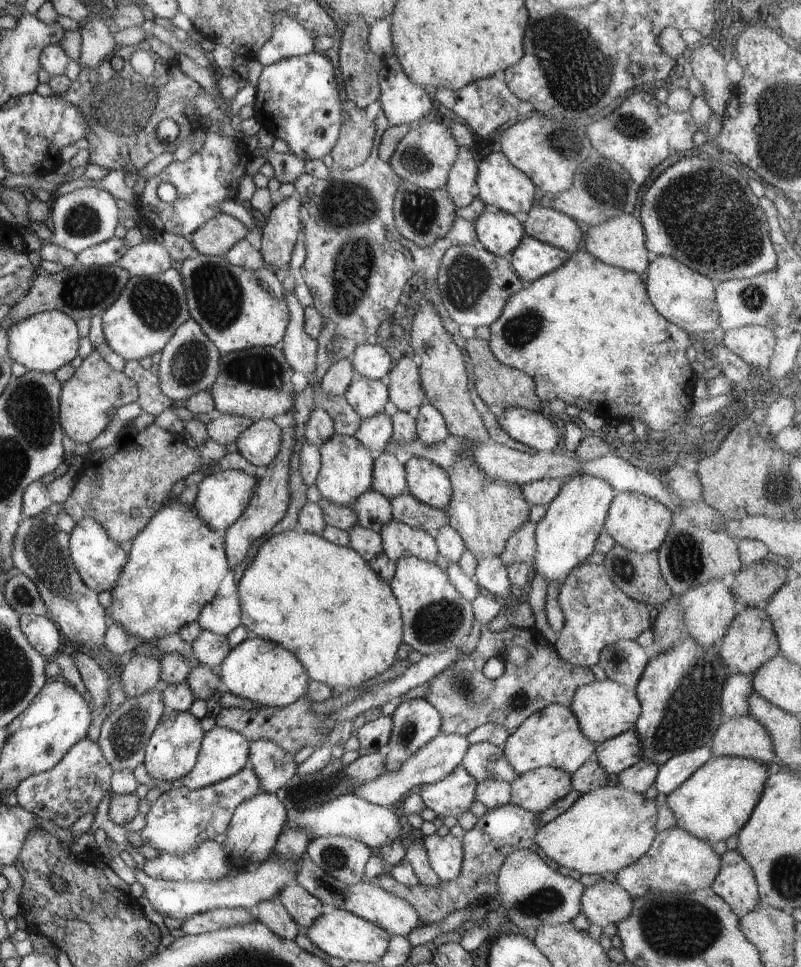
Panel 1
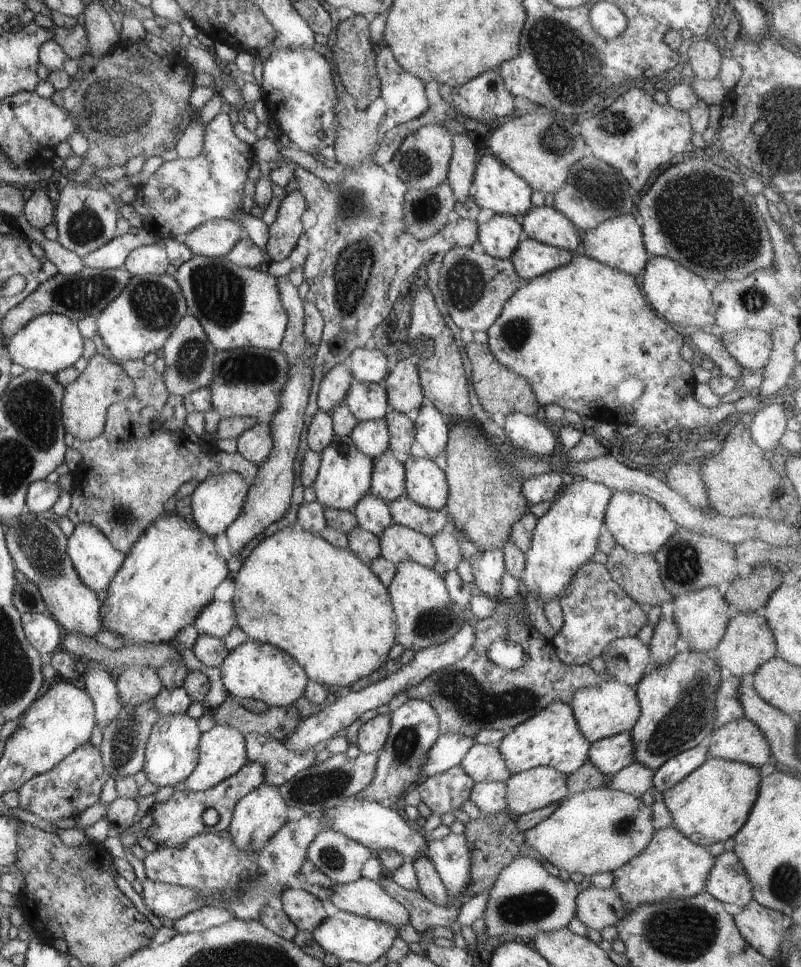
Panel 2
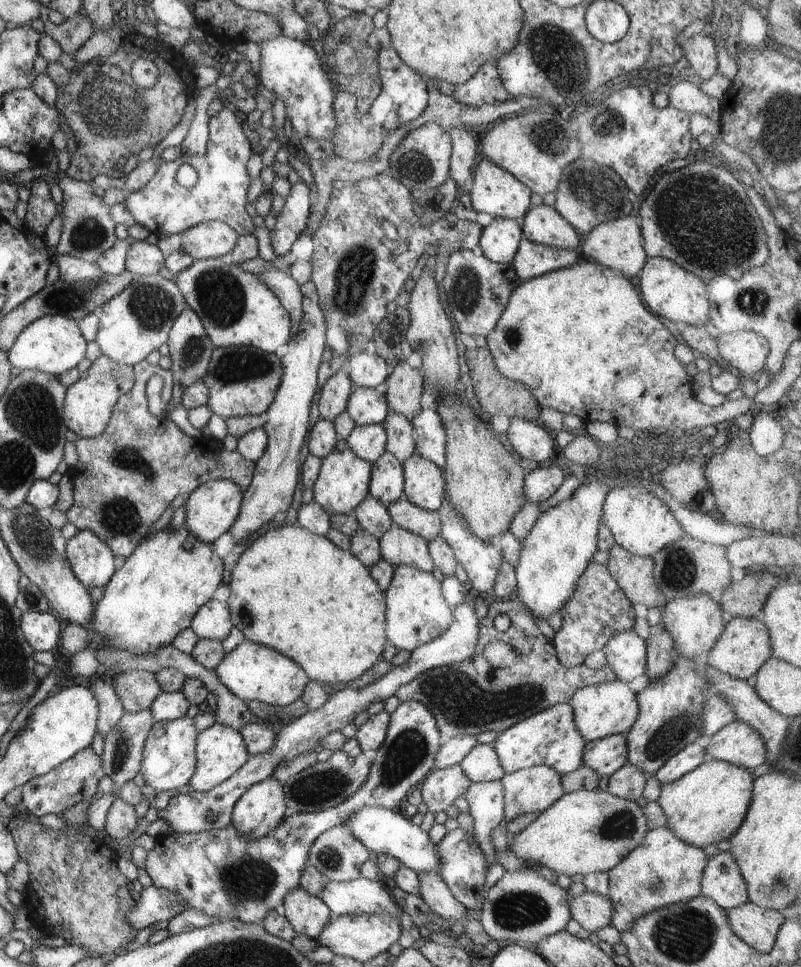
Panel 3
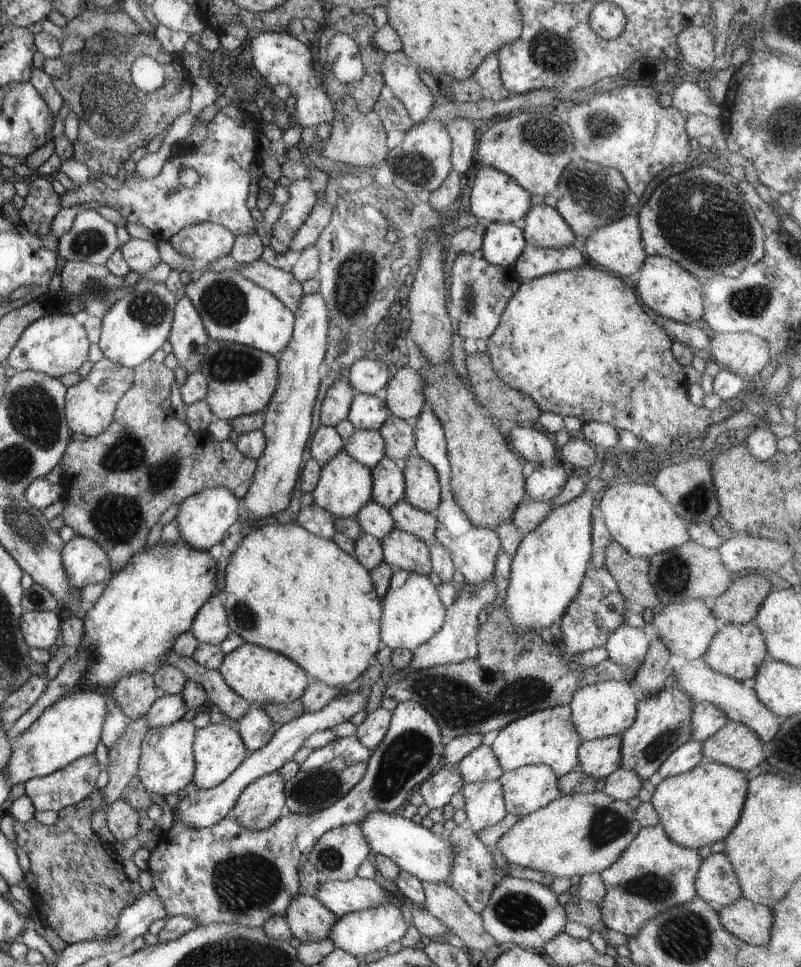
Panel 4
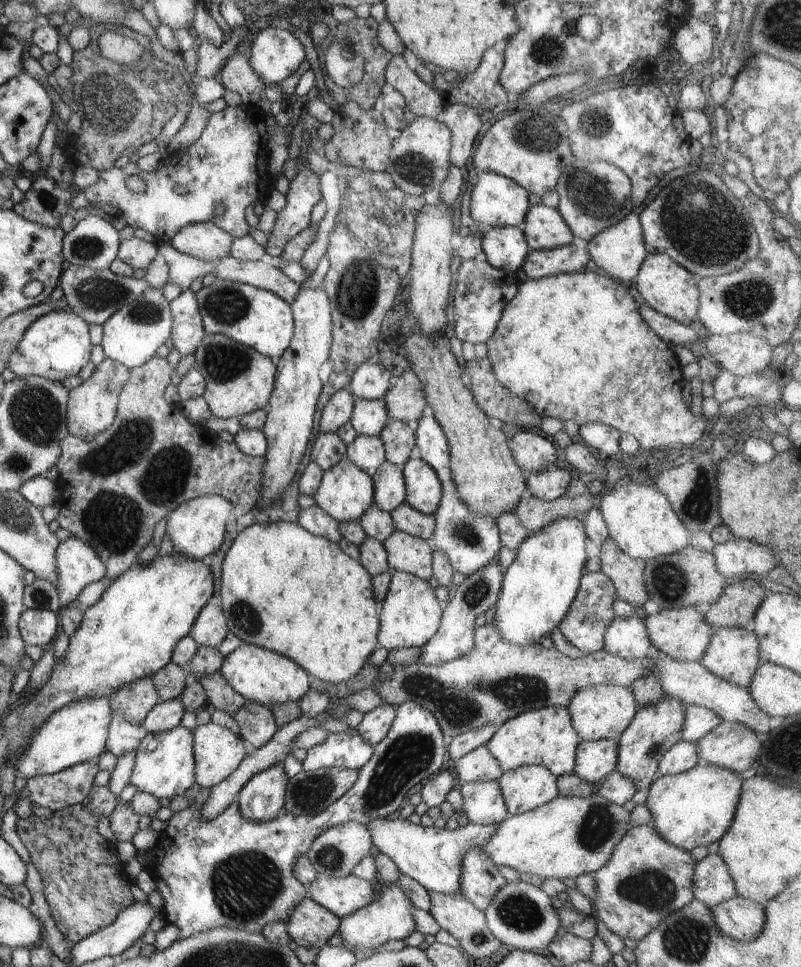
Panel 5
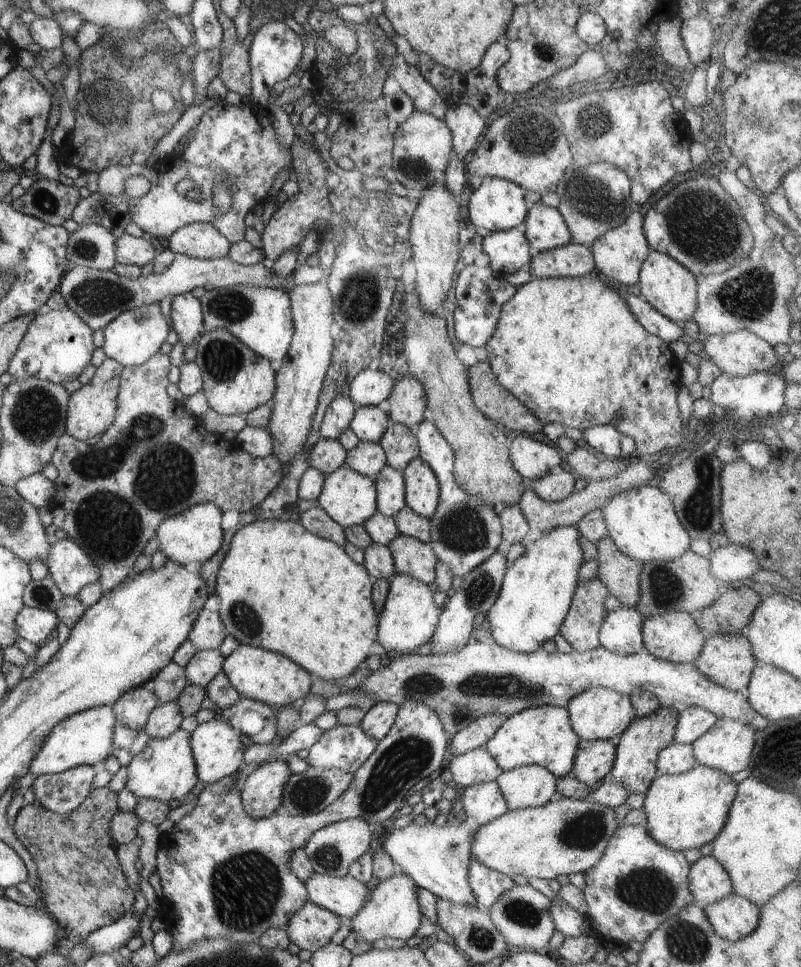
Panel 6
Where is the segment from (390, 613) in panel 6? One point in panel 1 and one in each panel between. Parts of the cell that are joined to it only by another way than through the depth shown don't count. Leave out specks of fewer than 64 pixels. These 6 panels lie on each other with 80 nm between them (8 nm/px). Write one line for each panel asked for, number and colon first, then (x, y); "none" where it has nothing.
1: (435, 615)
2: (426, 615)
3: (417, 612)
4: (413, 612)
5: (410, 614)

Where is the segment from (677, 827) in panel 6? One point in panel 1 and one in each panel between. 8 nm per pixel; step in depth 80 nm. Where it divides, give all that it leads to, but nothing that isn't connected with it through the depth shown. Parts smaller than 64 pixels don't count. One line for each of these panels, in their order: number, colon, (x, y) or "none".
1: (714, 803)
2: (712, 803)
3: (707, 805)
4: (697, 808)
5: (696, 807)

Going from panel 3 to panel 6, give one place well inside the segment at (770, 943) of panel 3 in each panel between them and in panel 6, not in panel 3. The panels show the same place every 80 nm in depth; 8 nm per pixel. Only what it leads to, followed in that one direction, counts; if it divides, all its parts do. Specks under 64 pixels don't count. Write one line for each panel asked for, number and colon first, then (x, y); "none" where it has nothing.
4: (752, 923)
5: (743, 919)
6: (734, 917)

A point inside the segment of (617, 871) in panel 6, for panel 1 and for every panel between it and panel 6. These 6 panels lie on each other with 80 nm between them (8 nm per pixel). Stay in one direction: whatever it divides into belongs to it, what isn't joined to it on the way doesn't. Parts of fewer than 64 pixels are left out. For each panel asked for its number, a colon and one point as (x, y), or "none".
1: (677, 862)
2: (672, 866)
3: (662, 870)
4: (654, 873)
5: (647, 878)

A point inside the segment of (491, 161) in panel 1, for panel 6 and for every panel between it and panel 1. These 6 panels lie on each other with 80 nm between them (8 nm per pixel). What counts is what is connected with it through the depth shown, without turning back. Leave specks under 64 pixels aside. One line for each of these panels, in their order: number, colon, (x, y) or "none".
2: (498, 187)
3: (495, 191)
4: (496, 196)
5: (495, 200)
6: (498, 204)

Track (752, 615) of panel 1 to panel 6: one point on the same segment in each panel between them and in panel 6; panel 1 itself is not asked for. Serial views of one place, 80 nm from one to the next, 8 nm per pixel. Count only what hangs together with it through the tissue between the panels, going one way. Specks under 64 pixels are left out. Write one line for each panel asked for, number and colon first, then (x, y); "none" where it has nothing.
2: (748, 642)
3: (744, 646)
4: (738, 649)
5: (733, 654)
6: (728, 659)

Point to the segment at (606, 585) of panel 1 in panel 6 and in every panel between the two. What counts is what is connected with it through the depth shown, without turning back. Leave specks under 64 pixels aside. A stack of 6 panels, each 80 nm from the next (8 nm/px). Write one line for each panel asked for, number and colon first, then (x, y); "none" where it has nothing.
2: (596, 610)
3: (598, 609)
4: (598, 610)
5: (589, 614)
6: (581, 626)

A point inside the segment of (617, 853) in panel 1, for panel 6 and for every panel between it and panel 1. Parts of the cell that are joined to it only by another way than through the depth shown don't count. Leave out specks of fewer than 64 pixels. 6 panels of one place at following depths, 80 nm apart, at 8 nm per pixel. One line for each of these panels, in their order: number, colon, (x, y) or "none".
2: (600, 830)
3: (586, 831)
4: (582, 833)
5: (568, 836)
6: (567, 836)

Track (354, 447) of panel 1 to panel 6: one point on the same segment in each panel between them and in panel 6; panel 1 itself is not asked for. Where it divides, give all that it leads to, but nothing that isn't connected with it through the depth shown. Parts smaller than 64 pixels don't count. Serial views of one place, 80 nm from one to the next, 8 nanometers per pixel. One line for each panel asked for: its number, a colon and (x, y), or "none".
2: (344, 477)
3: (343, 482)
4: (345, 484)
5: (346, 492)
6: (349, 498)

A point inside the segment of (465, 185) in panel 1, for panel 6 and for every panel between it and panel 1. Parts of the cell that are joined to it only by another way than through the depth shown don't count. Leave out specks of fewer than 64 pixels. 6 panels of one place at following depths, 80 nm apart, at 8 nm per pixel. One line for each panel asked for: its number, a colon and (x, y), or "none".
2: (460, 175)
3: (464, 149)
4: (462, 132)
5: (464, 122)
6: (466, 125)

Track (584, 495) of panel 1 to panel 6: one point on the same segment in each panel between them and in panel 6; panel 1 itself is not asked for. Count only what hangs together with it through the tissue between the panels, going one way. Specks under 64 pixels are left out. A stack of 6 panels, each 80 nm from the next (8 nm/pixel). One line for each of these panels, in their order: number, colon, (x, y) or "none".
2: (565, 537)
3: (561, 544)
4: (547, 570)
5: (537, 588)
6: (537, 589)

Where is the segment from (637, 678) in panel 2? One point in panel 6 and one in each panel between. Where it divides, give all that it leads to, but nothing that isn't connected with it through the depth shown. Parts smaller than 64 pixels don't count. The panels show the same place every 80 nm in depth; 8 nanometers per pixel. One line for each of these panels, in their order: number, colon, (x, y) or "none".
3: (626, 653)
4: (627, 647)
5: (626, 637)
6: (621, 632)

